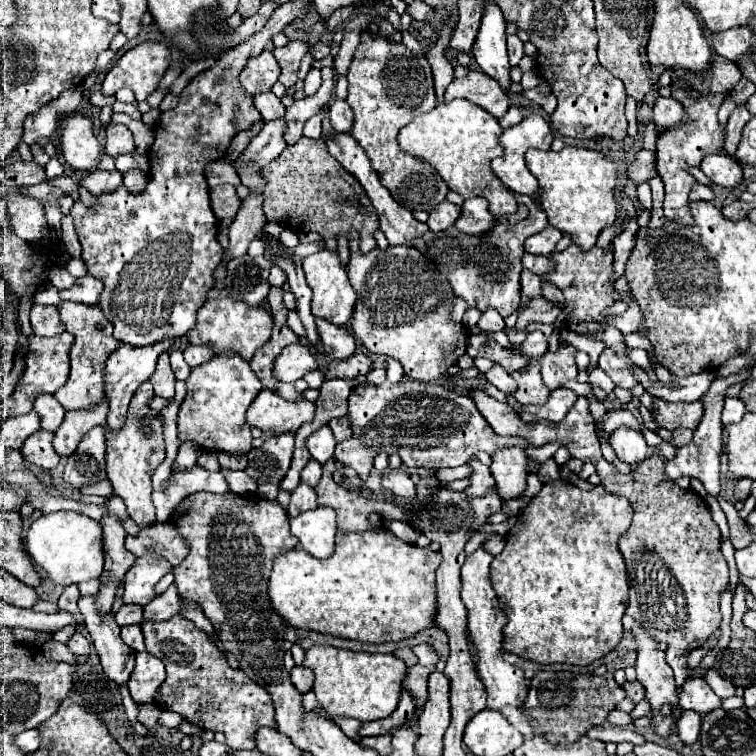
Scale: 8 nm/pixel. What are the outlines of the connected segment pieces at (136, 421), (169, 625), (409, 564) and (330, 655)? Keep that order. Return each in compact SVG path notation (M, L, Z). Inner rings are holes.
M145 382L133 396L129 404L129 416L125 428L119 432L107 430L107 478L113 484L113 492L123 498L129 516L135 524L155 524L155 506L151 502L151 476L155 468L165 460L163 426L157 414L147 406L153 398L153 384Z
M175 614L167 622L143 622L147 652L165 662L167 678L155 696L155 704L163 710L181 714L183 720L201 730L223 732L227 746L233 750L253 750L255 734L263 726L275 728L275 714L271 696L265 688L255 684L239 668L231 668L225 656L209 642L207 634L191 620Z
M385 528L351 534L337 532L335 544L335 554L327 560L313 558L311 554L305 554L305 550L291 550L275 558L269 580L271 604L279 612L279 616L285 616L285 620L293 628L315 630L347 640L383 644L411 638L435 624L435 570L441 564L439 552L403 542Z
M313 646L307 650L303 666L315 672L313 692L321 708L331 716L349 716L359 722L387 718L399 704L407 666L393 654L351 652L333 646Z

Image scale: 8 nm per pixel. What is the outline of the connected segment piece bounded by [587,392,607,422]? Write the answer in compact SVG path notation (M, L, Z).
M589 392L589 394L587 394L587 400L591 400L591 402L589 402L589 412L593 414L595 422L599 422L599 420L605 416L607 408L603 406L603 402L599 402L599 400L595 398L595 394L593 394L593 392Z

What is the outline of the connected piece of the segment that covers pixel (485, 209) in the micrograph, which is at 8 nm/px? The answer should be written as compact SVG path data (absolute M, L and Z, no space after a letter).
M469 198L463 204L461 218L455 222L455 228L459 228L465 234L489 234L495 226L493 214L489 212L489 202L485 198Z

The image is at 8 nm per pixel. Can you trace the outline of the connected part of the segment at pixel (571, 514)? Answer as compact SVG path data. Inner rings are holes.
M553 480L553 482L543 484L539 494L517 516L517 524L511 526L511 530L505 536L505 548L503 548L501 554L494 557L490 565L490 578L493 588L499 601L505 606L505 614L509 618L509 622L503 627L503 650L505 652L523 656L523 658L539 662L539 664L589 666L591 662L603 658L607 652L611 652L619 644L619 640L623 636L621 618L623 618L627 602L629 602L629 580L627 580L625 562L623 562L623 556L619 554L617 542L619 542L619 536L629 528L631 516L633 516L633 508L631 508L629 500L625 496L617 496L617 494L607 492L601 484L591 488L591 490L581 490L567 480Z

